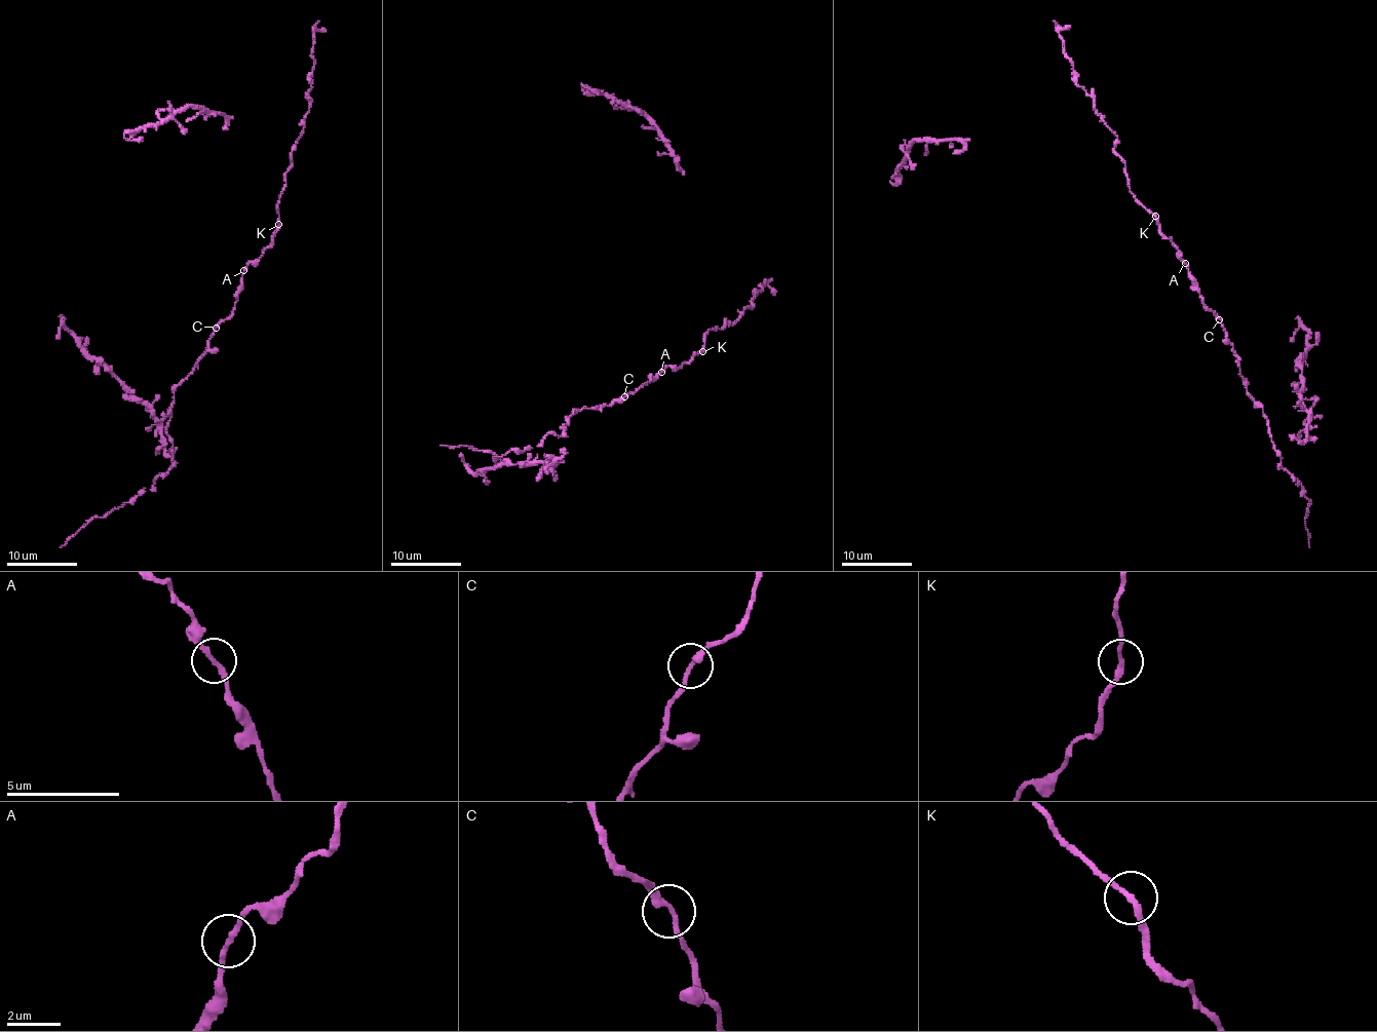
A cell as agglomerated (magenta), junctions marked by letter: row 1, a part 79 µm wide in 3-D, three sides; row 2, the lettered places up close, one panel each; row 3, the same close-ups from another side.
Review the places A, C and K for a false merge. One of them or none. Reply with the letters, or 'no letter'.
no letter

